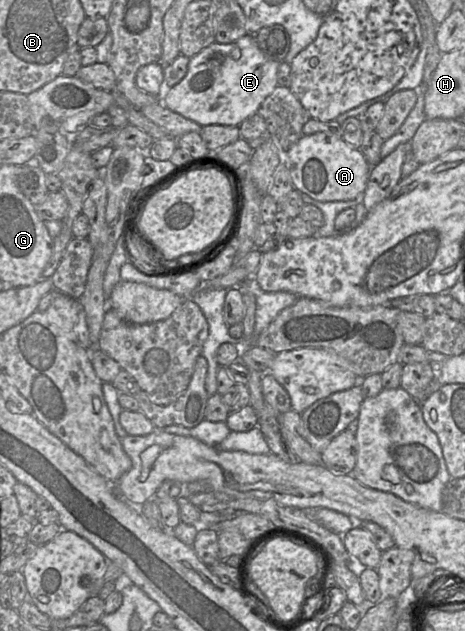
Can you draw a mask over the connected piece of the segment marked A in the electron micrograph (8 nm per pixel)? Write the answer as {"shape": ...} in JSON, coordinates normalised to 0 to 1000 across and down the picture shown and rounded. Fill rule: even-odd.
{"shape":[[[695,209],[652,214],[613,244],[613,263],[632,298],[686,320],[778,312],[800,266],[774,236],[759,236],[735,219]]]}

